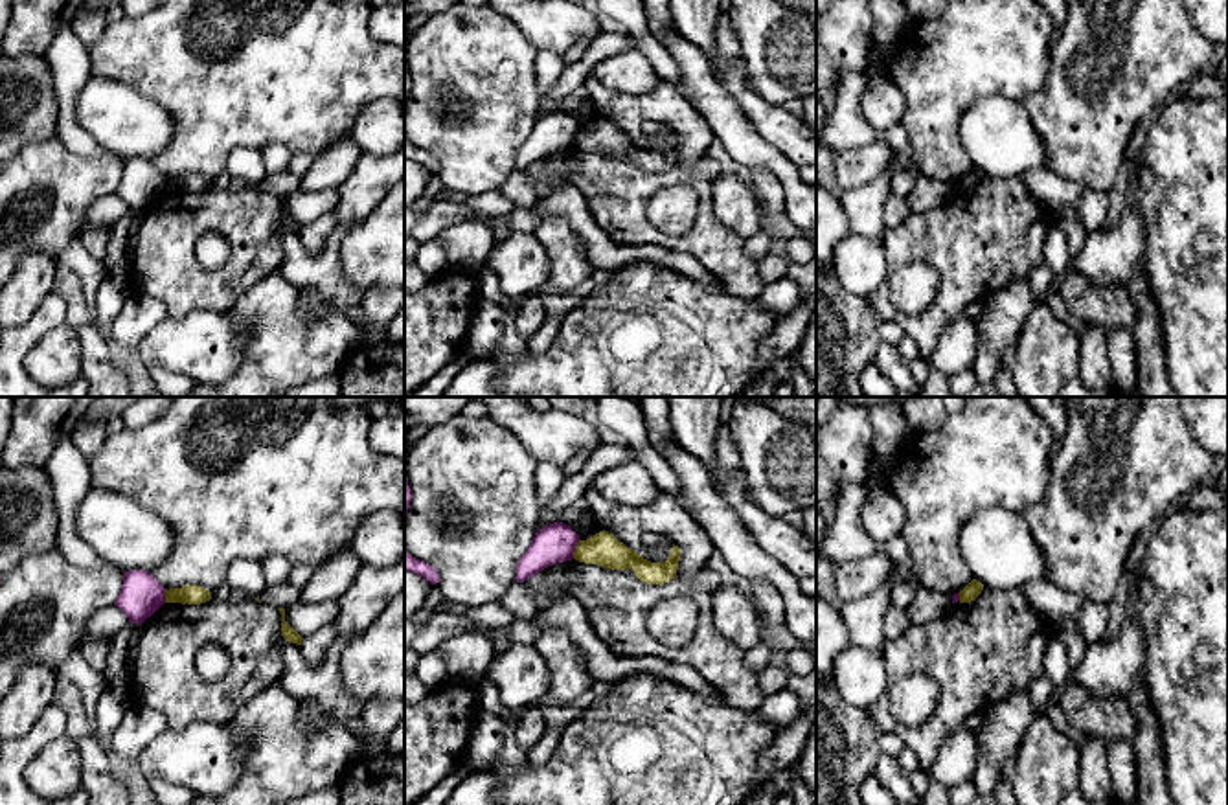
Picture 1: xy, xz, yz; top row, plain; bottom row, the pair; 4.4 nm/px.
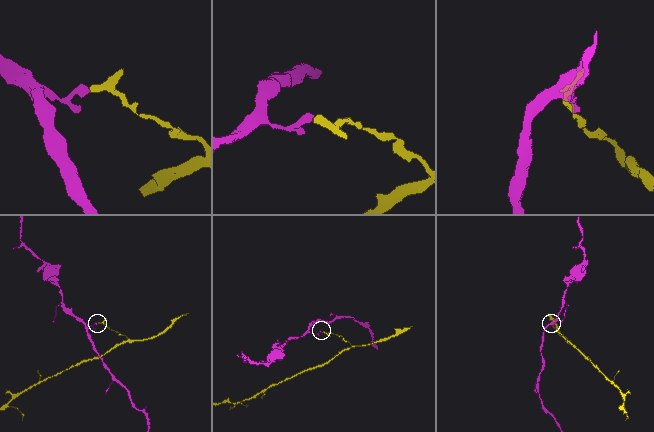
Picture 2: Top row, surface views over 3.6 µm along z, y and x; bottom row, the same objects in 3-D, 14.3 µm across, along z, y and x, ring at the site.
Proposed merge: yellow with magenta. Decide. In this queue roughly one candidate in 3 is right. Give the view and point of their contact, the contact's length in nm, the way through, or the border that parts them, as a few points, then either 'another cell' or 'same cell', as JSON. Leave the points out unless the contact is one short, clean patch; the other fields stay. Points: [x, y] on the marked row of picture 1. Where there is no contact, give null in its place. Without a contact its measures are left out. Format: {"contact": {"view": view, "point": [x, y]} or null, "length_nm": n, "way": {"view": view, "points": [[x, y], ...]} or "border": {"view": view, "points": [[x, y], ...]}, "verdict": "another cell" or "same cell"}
{"contact": {"view": "xz", "point": [576, 548]}, "length_nm": 90, "border": {"view": "xz", "points": [[579, 539], [572, 557]]}, "verdict": "another cell"}

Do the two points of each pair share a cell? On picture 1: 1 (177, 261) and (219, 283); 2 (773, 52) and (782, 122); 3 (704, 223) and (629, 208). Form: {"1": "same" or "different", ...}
{"1": "same", "2": "different", "3": "same"}

